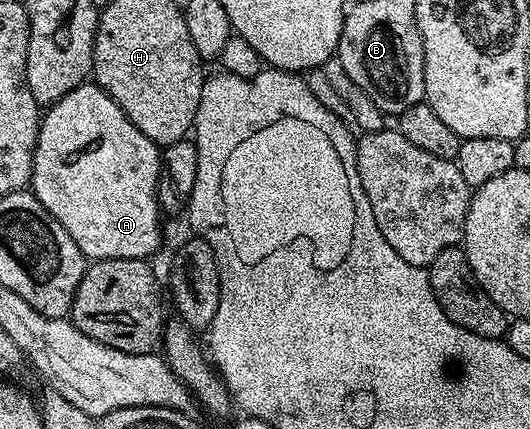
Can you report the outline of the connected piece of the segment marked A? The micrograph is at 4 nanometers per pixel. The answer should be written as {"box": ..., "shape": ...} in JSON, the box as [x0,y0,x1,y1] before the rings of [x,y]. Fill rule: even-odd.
{"box":[29,83,162,259],"shape":[[[87,83],[68,91],[60,98],[55,105],[49,106],[41,114],[40,124],[38,126],[38,138],[34,148],[34,162],[30,172],[29,188],[32,190],[36,200],[45,207],[47,211],[72,235],[76,247],[88,259],[101,259],[103,257],[119,257],[120,259],[150,259],[153,253],[157,251],[158,244],[162,241],[162,221],[160,210],[158,208],[158,171],[160,168],[160,149],[155,145],[152,139],[145,137],[139,129],[124,115],[124,111],[115,101],[110,98],[97,83]]]}

